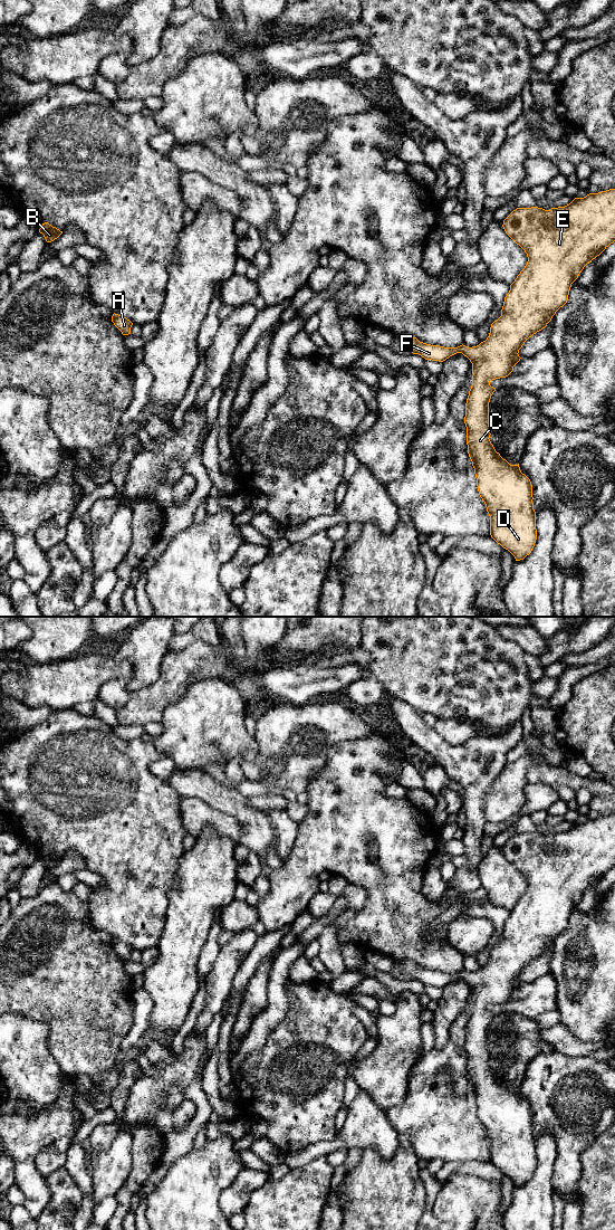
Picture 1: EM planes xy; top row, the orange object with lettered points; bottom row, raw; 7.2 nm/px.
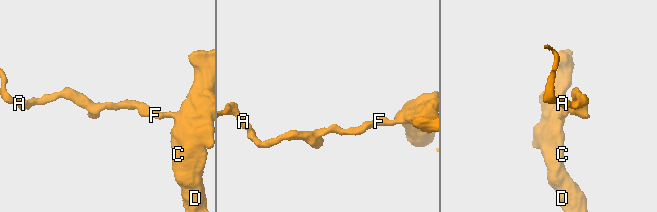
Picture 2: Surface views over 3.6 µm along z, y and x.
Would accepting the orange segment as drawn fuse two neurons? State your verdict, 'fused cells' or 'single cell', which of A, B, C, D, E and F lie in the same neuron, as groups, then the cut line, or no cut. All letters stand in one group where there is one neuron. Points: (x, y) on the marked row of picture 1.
single cell | A B C D E F | no cut

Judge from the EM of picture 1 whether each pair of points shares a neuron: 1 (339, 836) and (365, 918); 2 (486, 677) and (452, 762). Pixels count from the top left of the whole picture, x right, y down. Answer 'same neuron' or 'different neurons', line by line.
1: same neuron
2: different neurons

